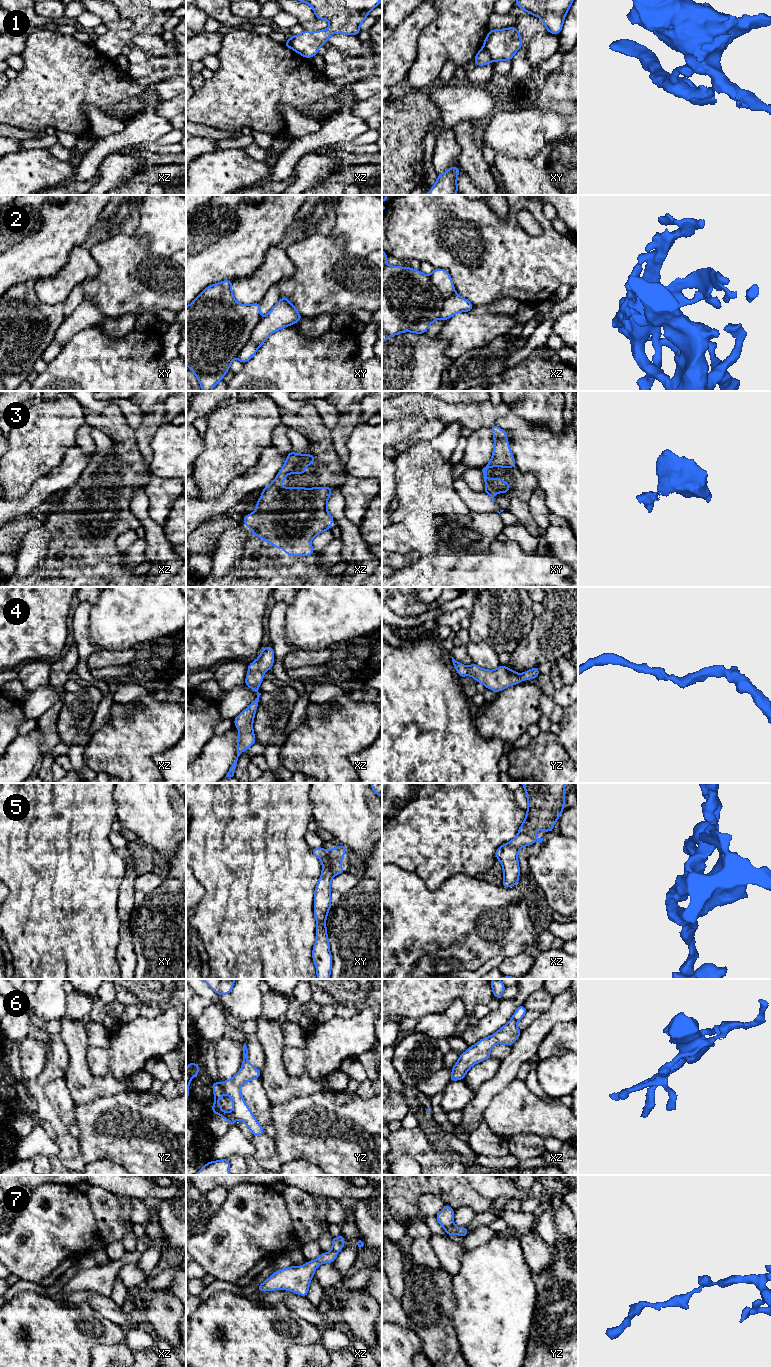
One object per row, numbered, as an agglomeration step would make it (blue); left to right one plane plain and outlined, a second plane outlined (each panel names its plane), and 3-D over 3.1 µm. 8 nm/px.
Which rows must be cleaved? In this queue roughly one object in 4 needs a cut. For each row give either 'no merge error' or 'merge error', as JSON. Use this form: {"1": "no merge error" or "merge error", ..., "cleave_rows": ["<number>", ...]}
{"1": "merge error", "2": "no merge error", "3": "merge error", "4": "no merge error", "5": "merge error", "6": "no merge error", "7": "no merge error", "cleave_rows": ["1", "3", "5"]}

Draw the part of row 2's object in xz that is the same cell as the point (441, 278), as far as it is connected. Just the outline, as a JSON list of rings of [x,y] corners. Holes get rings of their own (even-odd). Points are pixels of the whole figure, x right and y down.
[[[382,250],[382,343],[388,337],[402,332],[423,334],[437,319],[445,321],[459,312],[470,312],[474,306],[455,292],[451,276],[445,269],[434,268],[430,275],[410,267],[391,266],[385,263],[388,255]]]

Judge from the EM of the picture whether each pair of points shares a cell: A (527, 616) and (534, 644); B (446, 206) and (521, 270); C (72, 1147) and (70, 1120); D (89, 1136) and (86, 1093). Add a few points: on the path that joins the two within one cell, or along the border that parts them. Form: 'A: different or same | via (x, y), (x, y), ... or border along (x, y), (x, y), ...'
A: different | border along (536, 616), (531, 630), (516, 648)
B: same | via (465, 222), (478, 235), (482, 235), (502, 255)
C: different | border along (69, 1133), (77, 1139)
D: different | border along (109, 1095), (97, 1097), (88, 1102), (75, 1103)

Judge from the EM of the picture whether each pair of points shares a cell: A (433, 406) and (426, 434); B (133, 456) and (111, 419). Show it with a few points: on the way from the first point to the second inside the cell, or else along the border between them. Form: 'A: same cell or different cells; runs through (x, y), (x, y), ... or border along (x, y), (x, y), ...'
A: different cells; border along (428, 420), (441, 419), (446, 424)
B: same cell; runs through (126, 447), (123, 436), (116, 428)

